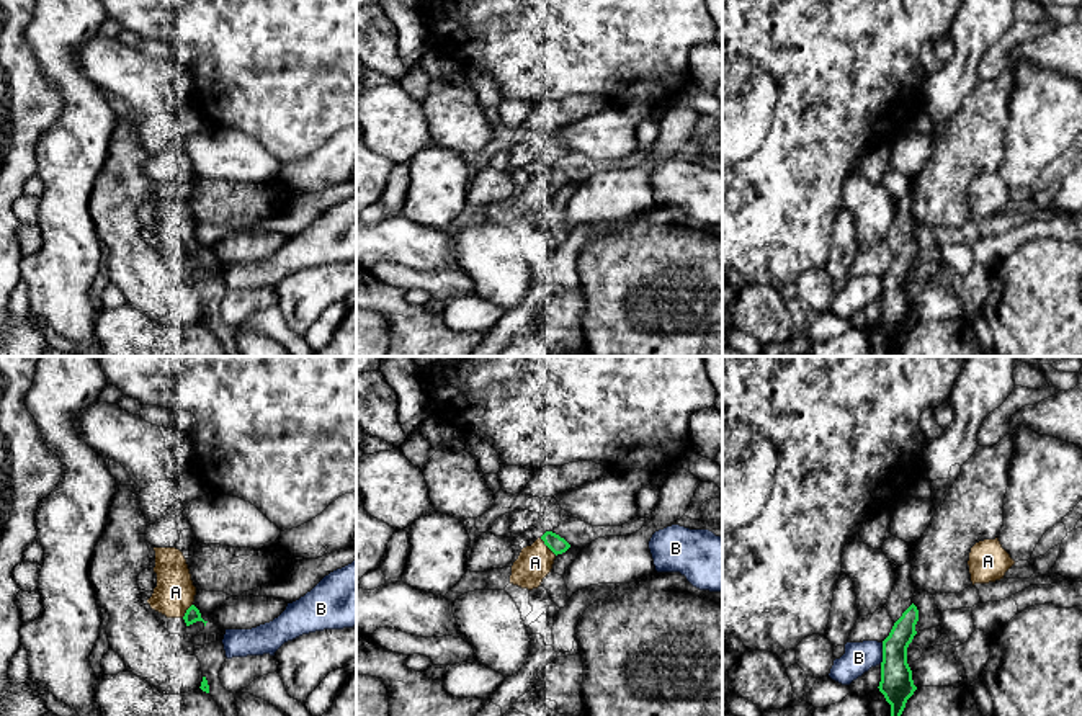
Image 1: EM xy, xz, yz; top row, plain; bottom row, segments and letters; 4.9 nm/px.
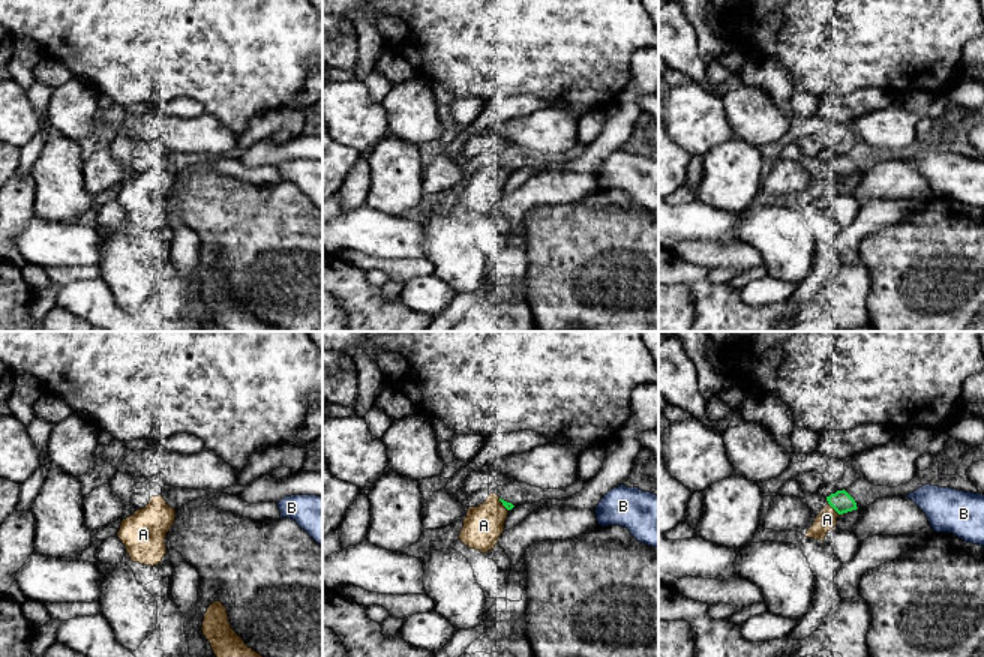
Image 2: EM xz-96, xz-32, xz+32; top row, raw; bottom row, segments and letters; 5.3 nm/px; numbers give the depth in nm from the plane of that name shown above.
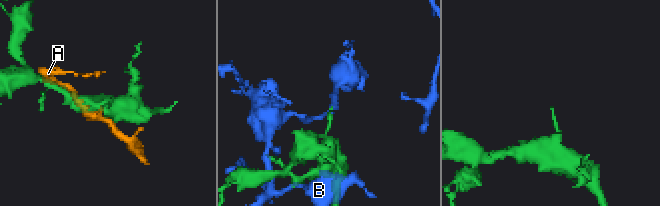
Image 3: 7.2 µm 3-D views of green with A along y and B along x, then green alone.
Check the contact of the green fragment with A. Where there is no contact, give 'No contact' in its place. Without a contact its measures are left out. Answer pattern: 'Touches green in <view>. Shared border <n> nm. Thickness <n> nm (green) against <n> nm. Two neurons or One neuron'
Touches green in xz. Shared border 120 nm. Thickness 90 nm (green) against 170 nm. Two neurons

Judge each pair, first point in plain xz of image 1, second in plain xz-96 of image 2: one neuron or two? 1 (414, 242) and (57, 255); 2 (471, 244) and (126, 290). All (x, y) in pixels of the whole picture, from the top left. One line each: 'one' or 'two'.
1: one
2: one

